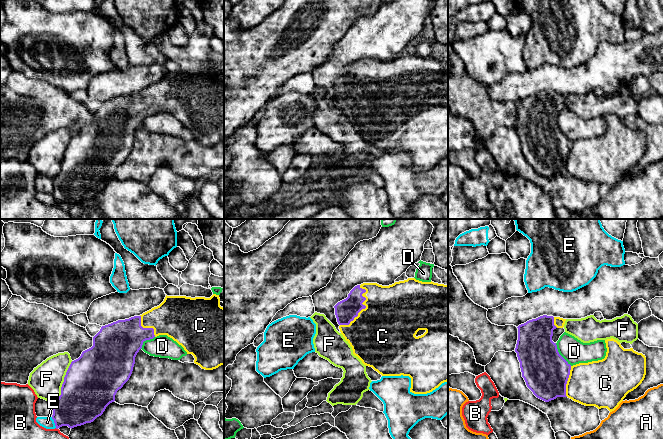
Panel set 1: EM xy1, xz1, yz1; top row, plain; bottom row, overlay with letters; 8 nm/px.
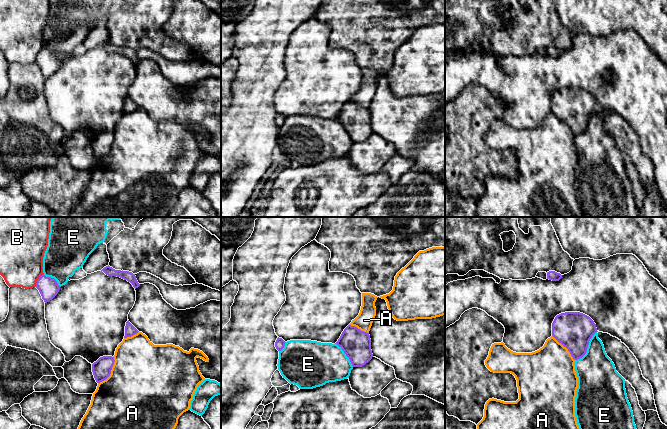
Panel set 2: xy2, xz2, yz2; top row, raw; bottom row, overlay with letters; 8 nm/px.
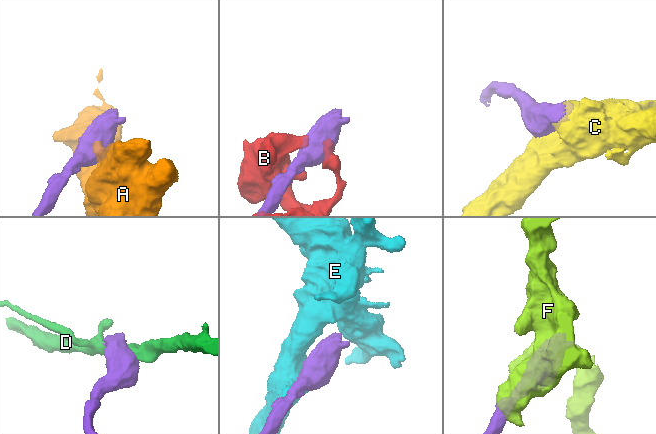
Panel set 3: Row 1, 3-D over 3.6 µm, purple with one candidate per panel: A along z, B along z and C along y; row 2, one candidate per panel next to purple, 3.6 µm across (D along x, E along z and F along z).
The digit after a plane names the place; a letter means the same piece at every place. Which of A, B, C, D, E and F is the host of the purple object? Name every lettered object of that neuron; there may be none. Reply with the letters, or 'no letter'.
C

